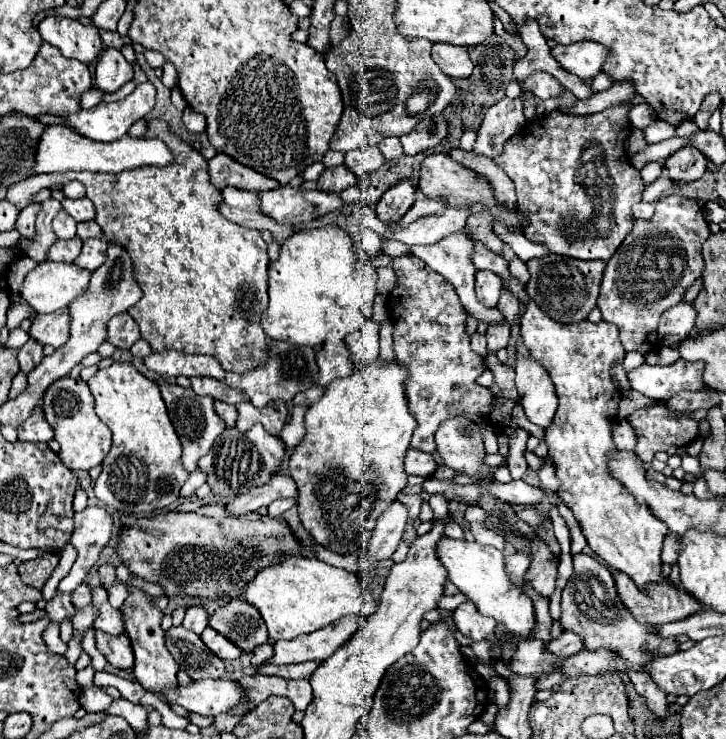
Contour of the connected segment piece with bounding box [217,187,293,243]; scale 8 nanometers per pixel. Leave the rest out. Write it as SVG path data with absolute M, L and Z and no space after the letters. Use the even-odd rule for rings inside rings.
M225 187L225 189L221 189L221 197L223 199L221 199L217 209L229 221L239 223L239 225L249 227L249 229L259 229L259 231L269 229L279 243L283 243L293 233L289 225L287 227L279 225L259 211L259 199L255 193L241 191L235 187Z

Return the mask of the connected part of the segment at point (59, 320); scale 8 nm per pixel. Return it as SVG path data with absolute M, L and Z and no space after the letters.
M67 309L55 311L55 313L47 313L47 315L39 313L33 319L29 335L35 337L39 343L51 345L51 347L57 349L63 343L67 343L67 327L69 327Z

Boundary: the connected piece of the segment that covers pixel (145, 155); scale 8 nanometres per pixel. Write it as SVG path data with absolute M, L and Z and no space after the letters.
M49 125L41 135L37 147L37 165L35 173L51 173L51 171L99 171L99 173L117 173L125 169L135 169L141 165L171 165L175 157L171 155L169 147L161 143L157 137L131 137L125 135L123 139L111 143L95 143L93 139L83 139L75 135L67 125Z

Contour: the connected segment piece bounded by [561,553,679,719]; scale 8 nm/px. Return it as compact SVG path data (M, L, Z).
M579 553L573 557L573 575L567 581L561 597L561 623L567 631L573 631L585 639L587 649L597 647L611 647L623 655L631 667L629 675L639 695L647 699L649 709L665 719L667 717L667 695L663 695L661 689L657 689L656 683L647 676L644 666L651 655L671 655L679 649L677 639L663 639L661 635L655 635L655 625L639 623L627 607L623 607L623 601L619 599L619 593L615 591L615 579L609 573L609 569L593 559L591 555Z

